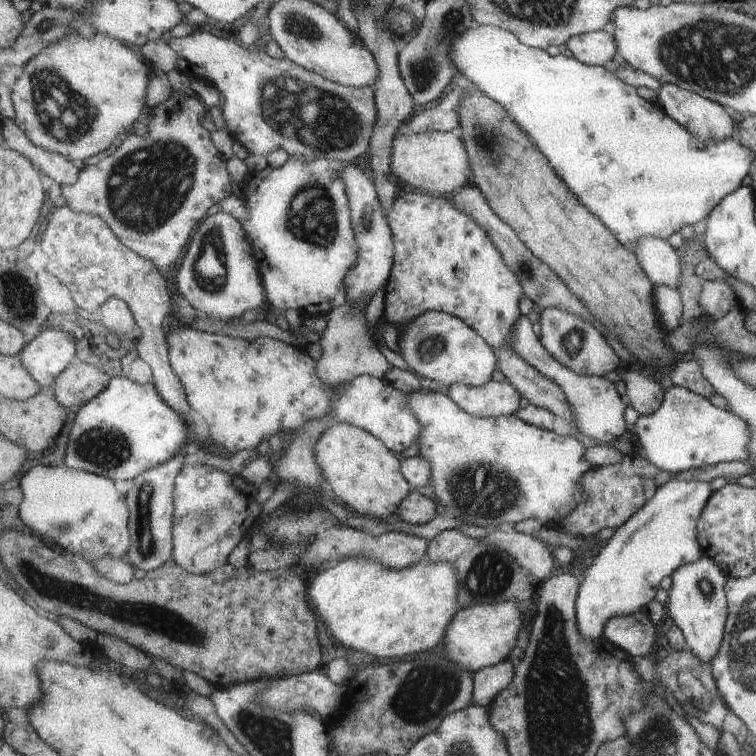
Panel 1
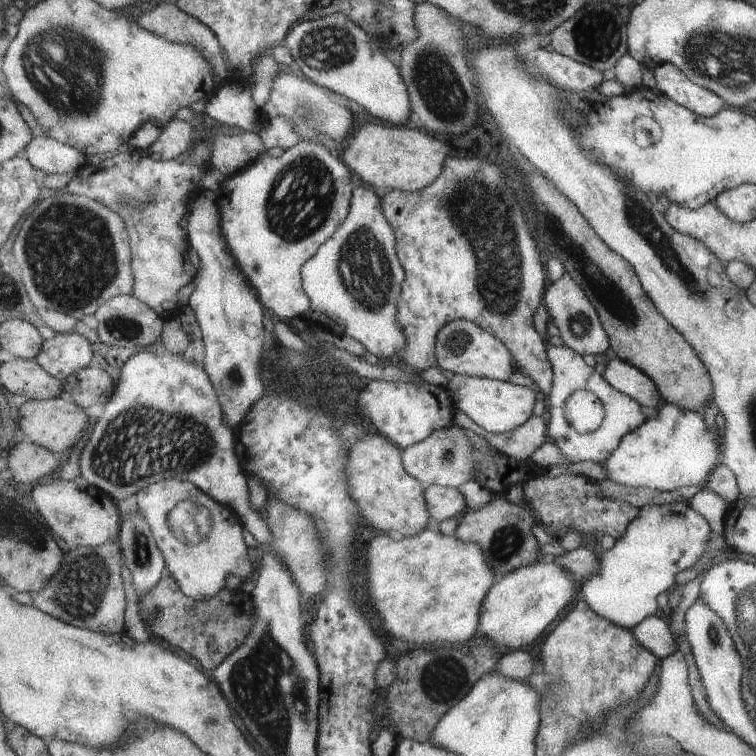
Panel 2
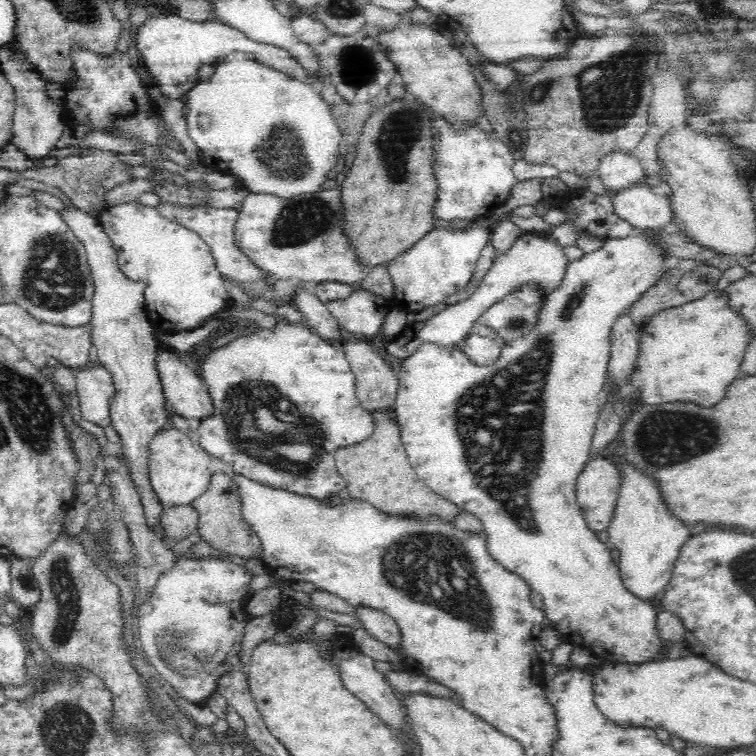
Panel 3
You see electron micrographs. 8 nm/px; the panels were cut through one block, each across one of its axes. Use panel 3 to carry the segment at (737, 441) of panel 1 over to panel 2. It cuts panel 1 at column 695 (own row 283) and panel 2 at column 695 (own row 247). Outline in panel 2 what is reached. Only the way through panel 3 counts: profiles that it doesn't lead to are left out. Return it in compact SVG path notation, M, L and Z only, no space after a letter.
M663 404L656 409L654 417L645 418L641 426L628 432L620 439L620 444L613 451L613 456L605 462L600 462L600 467L605 470L606 478L613 480L613 484L625 488L653 488L659 492L669 492L675 488L691 486L691 484L705 483L709 473L721 462L720 445L717 444L719 432L707 428L705 420L701 420L698 412L691 412L685 408L677 408L673 404Z

